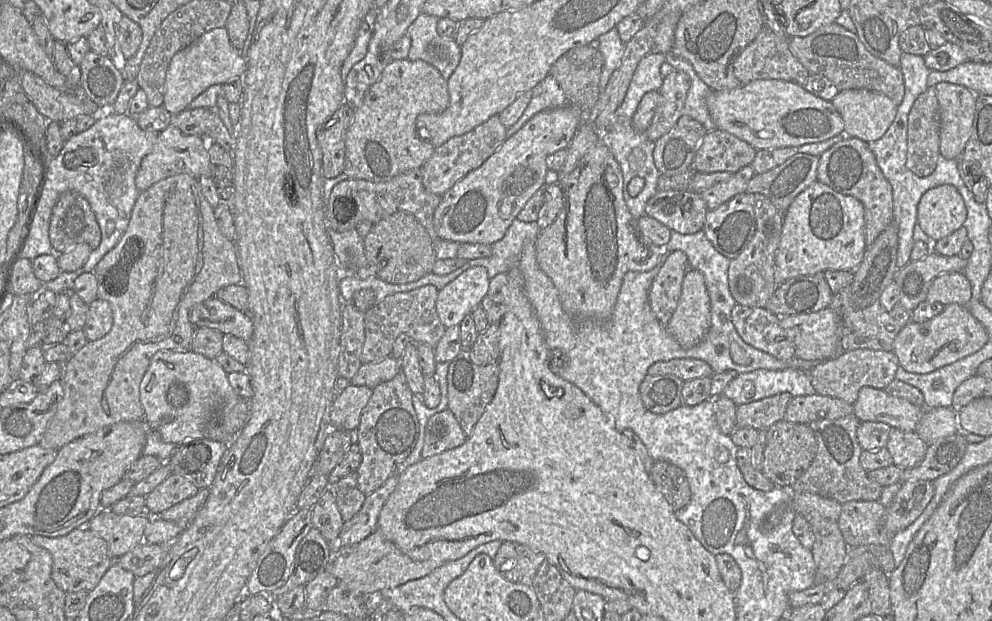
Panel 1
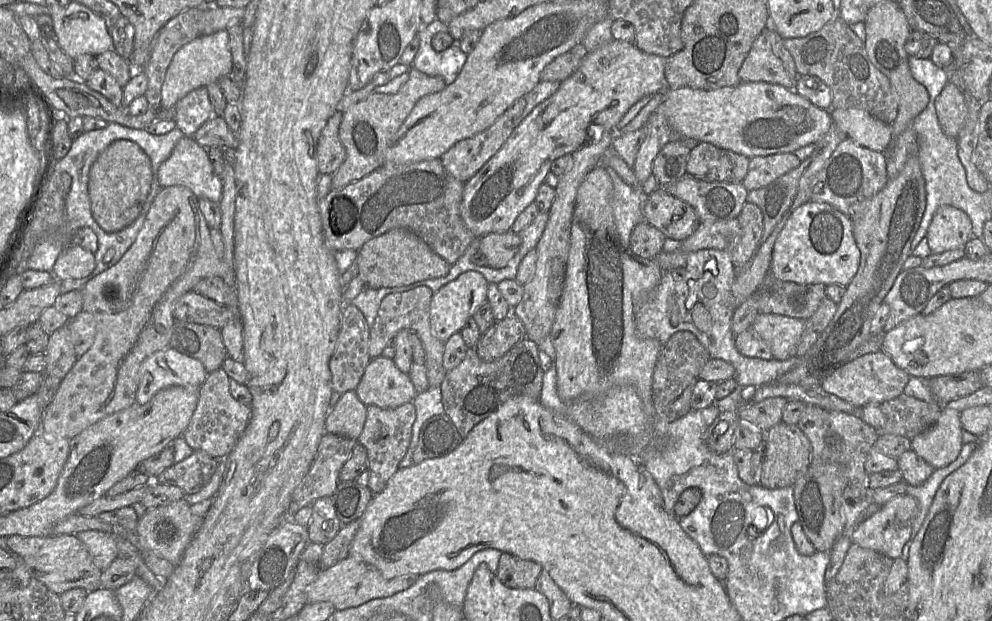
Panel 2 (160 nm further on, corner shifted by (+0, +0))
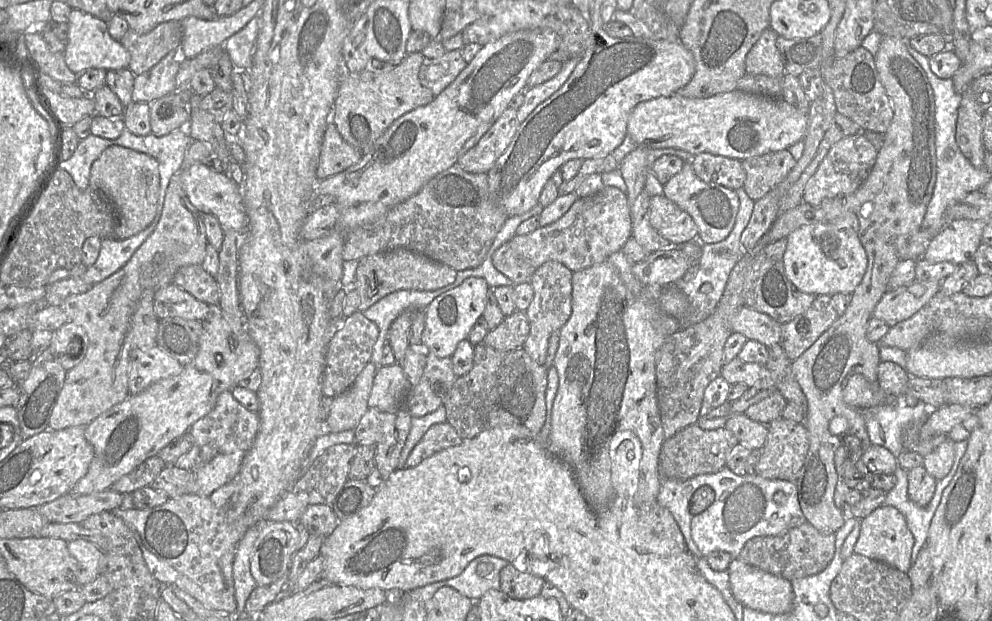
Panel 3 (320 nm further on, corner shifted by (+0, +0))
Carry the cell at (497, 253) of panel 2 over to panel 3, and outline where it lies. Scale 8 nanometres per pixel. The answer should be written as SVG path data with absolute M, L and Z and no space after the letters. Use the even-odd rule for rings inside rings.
M608 186L591 196L578 198L554 223L526 235L515 235L509 243L535 268L547 261L556 261L575 272L606 261L611 254L622 250L631 236L632 222L627 194Z

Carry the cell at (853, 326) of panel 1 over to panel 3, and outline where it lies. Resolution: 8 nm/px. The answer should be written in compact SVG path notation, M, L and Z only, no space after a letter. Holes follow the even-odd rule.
M816 296L811 306L802 315L781 325L781 346L787 357L795 361L838 317L830 296Z

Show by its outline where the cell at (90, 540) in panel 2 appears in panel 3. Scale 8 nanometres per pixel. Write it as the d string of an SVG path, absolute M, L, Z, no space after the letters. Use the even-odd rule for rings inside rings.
M84 539L72 540L68 542L68 550L79 565L77 581L80 587L106 571L106 556L94 543Z

